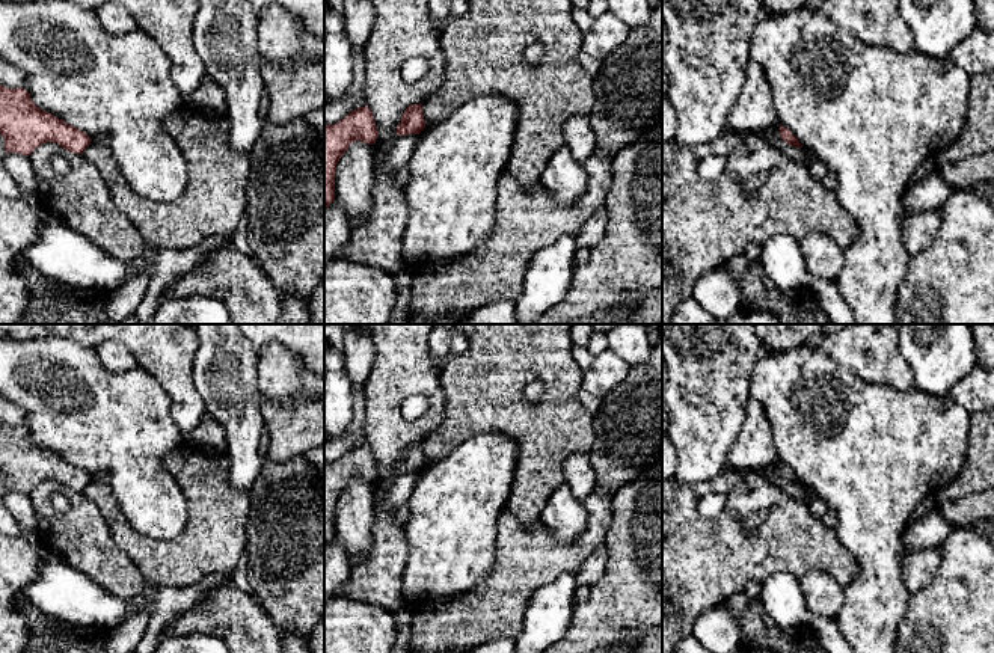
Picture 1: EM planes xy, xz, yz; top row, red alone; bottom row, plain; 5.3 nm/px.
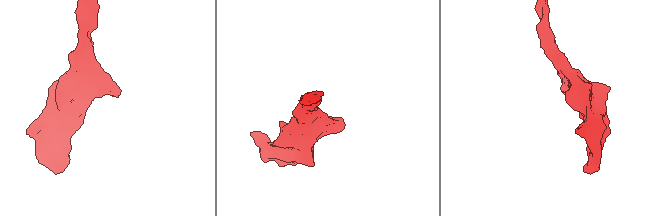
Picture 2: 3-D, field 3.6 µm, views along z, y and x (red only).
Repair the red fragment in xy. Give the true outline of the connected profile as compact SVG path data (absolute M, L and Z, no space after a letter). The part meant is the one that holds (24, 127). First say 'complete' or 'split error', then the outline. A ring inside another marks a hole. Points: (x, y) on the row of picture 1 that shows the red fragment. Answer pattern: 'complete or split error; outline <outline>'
complete; outline M0 84L0 134L5 137L6 154L30 155L47 142L60 145L74 154L83 154L92 139L63 119L41 110L23 89Z

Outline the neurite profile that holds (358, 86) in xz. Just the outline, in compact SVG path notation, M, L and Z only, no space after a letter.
M353 47L353 83L350 90L353 92L353 109L365 107L367 95L365 95L365 57L360 47Z

